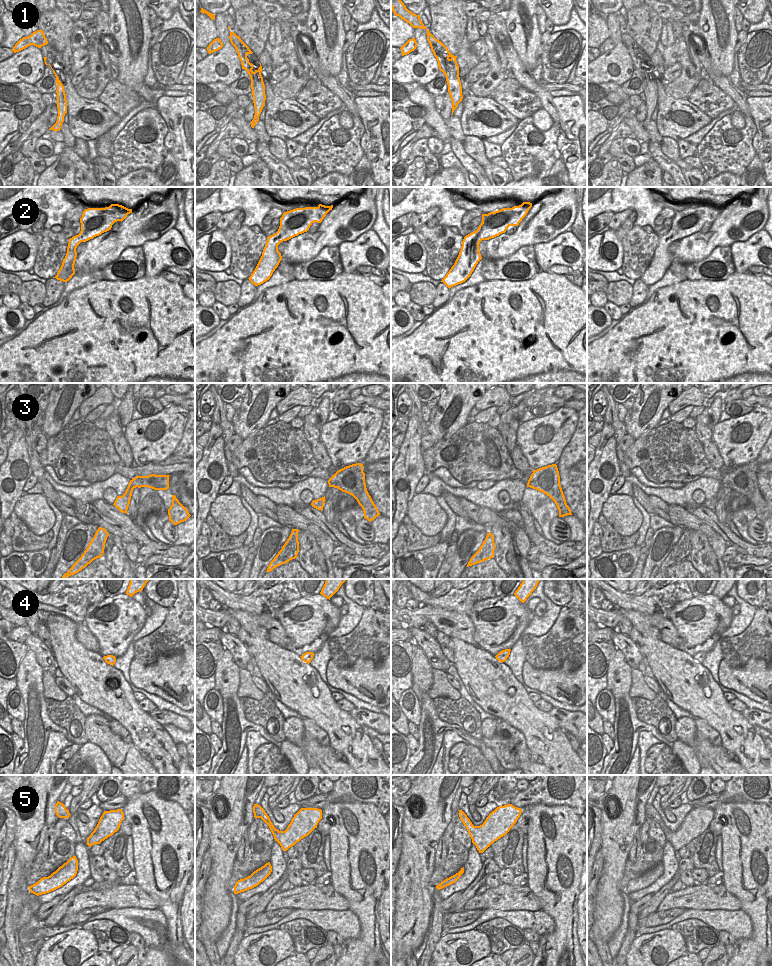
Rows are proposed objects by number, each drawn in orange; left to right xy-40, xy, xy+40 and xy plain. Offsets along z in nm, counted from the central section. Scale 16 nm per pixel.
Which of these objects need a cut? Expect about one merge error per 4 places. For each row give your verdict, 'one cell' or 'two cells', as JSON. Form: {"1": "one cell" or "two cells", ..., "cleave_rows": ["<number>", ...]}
{"1": "two cells", "2": "one cell", "3": "one cell", "4": "one cell", "5": "one cell", "cleave_rows": ["1"]}

